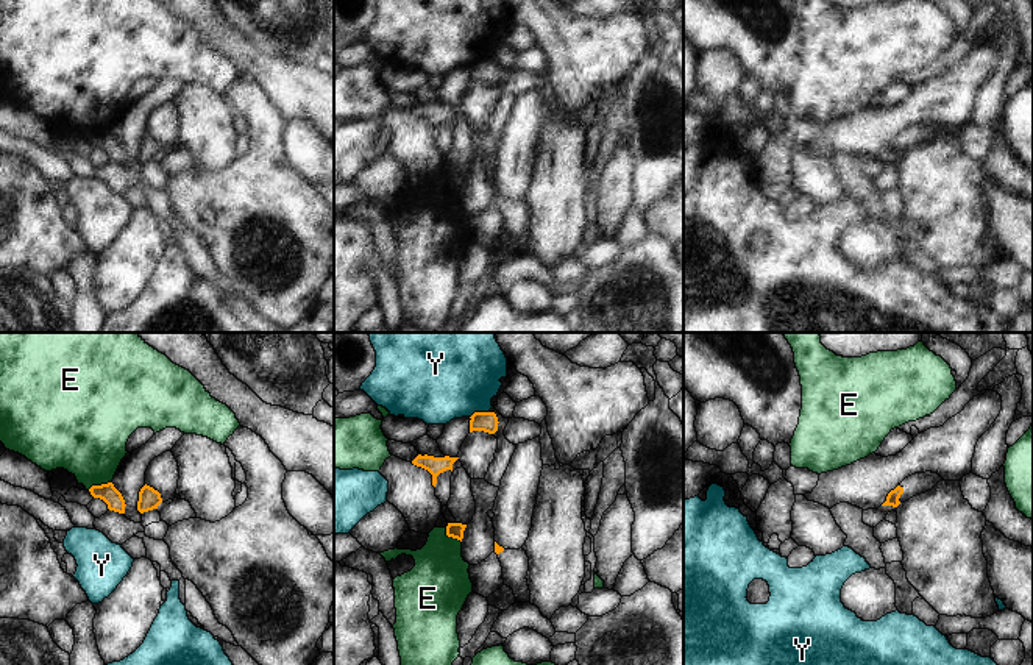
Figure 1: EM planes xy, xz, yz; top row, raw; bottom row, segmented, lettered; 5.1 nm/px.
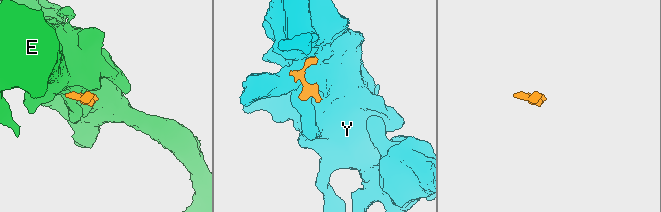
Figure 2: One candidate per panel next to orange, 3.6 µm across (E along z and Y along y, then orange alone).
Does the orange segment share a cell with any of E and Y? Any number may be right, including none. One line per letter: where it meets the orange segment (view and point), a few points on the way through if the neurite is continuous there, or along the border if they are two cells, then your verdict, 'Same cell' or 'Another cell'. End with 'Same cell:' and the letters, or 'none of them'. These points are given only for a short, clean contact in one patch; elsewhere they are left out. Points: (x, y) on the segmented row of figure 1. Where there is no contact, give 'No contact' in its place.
E: Touches orange at xy (99, 486). Boundary: xy (111, 481), (92, 484), (88, 489). Another cell
Y: Touches orange at xz (479, 412). Another cell
Same cell: none of them.

